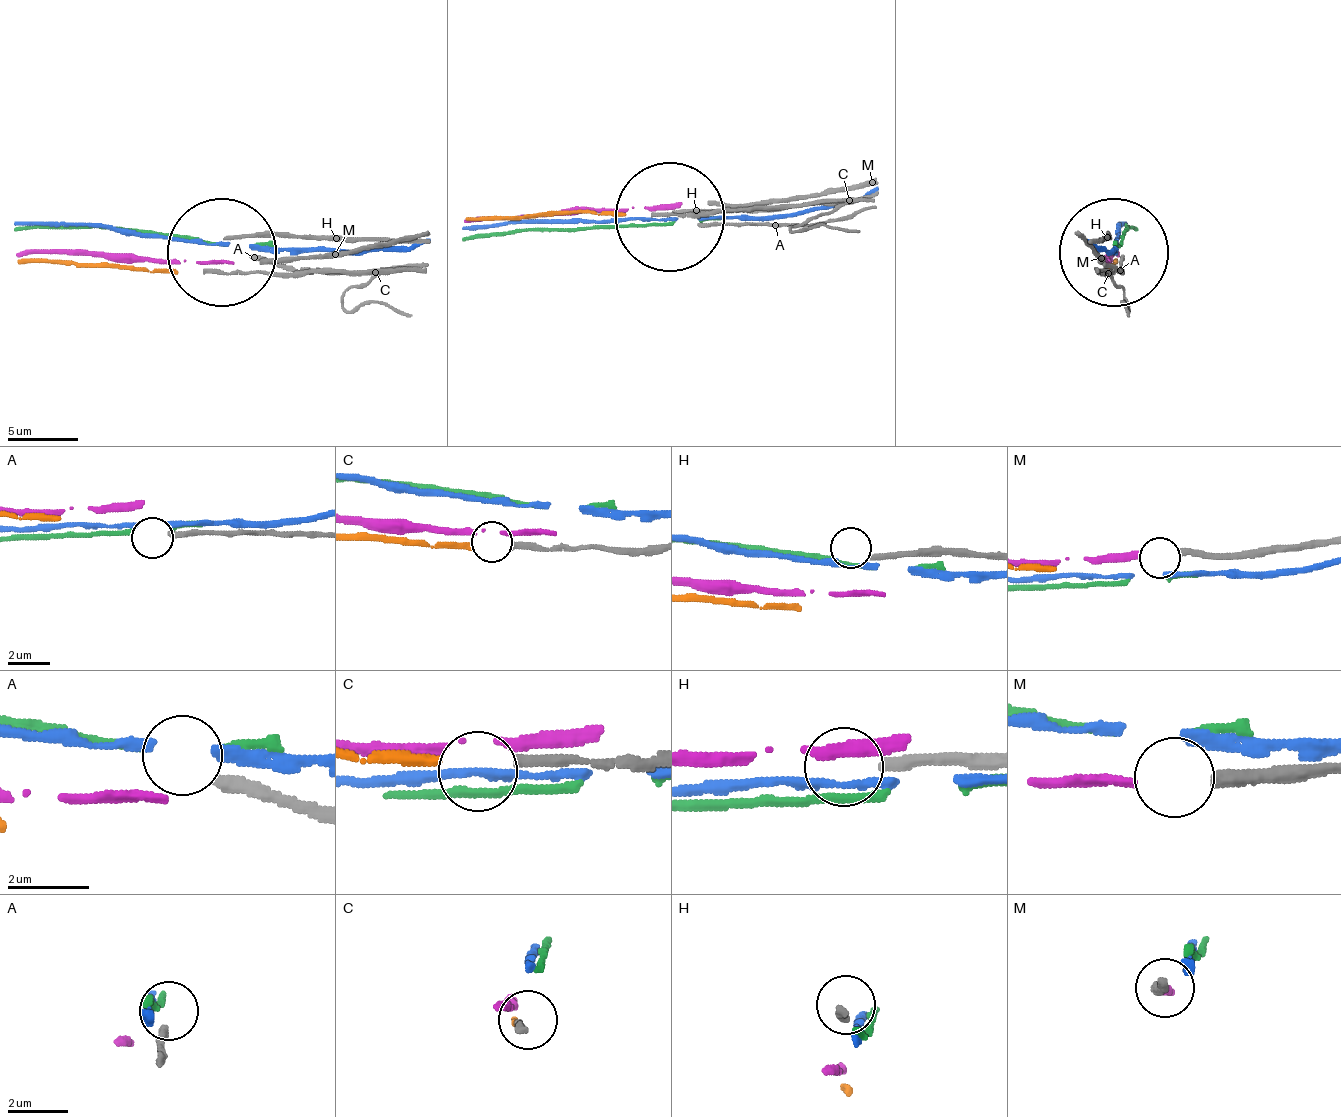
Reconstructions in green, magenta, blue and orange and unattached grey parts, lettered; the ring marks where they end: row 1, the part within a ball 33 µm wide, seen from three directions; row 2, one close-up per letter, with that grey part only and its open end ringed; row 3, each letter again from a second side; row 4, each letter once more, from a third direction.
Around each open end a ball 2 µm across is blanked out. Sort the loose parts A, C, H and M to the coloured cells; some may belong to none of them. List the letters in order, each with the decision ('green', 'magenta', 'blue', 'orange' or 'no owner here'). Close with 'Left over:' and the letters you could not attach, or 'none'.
A: no owner here
C: orange
H: no owner here
M: magenta
Left over: A, H

